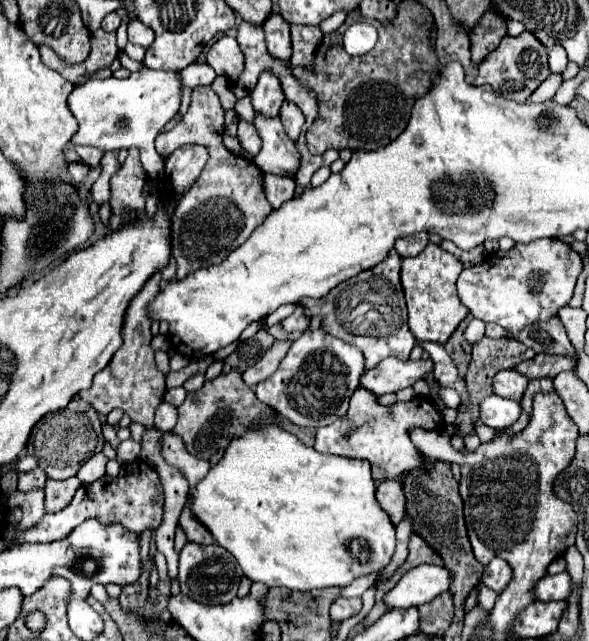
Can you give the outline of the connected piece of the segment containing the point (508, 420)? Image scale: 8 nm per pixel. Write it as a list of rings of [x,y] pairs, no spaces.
[[[488,396],[484,402],[480,402],[480,420],[494,430],[510,428],[518,420],[520,412],[522,408],[518,402],[504,400],[500,396]]]

